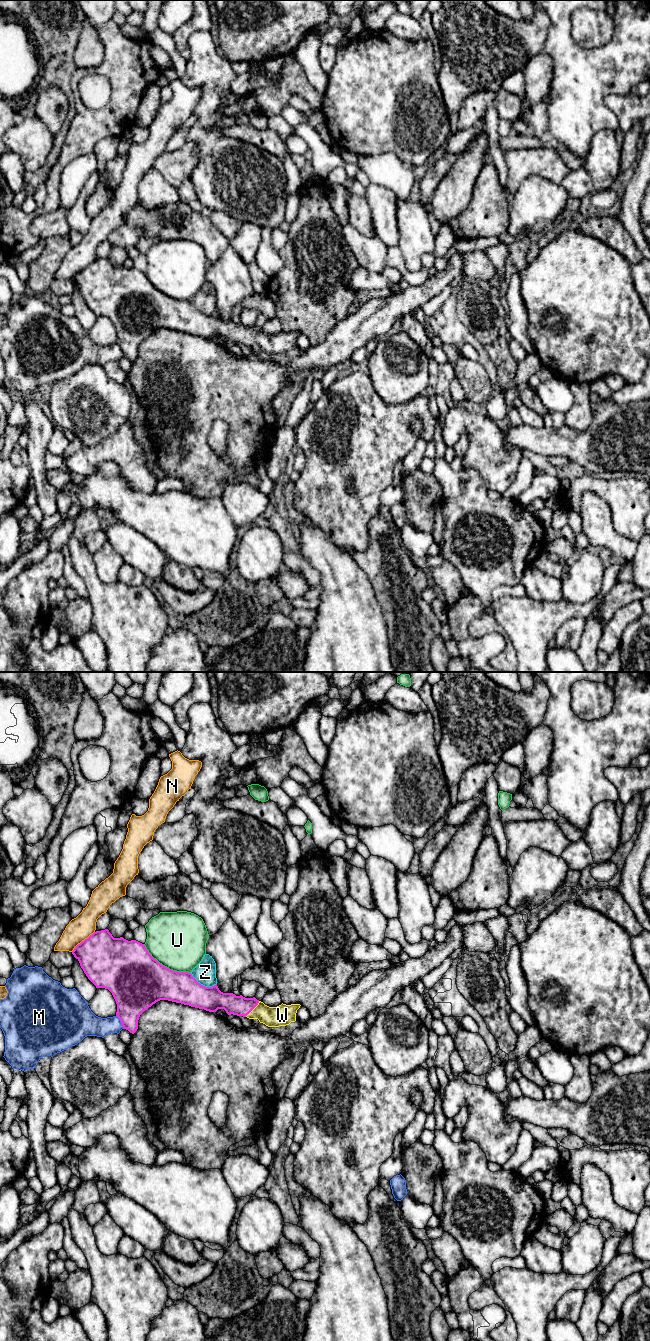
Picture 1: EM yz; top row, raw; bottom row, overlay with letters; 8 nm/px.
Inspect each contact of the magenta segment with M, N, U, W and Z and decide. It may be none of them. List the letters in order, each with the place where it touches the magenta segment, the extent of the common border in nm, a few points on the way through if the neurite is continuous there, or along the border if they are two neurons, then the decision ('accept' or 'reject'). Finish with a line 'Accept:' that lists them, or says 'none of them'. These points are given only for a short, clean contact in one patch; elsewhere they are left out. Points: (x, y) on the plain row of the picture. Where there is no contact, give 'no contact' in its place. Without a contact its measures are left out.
M: contact yz (121, 350); length 130 nm; reject
N: contact yz (82, 269); length 260 nm; reject
U: contact yz (164, 294); length 440 nm; reject
W: contact yz (252, 337); length 170 nm; way yz (237, 333), (252, 337), (266, 343), (282, 343); accept
Z: contact yz (202, 313); length 240 nm; reject
Accept: W

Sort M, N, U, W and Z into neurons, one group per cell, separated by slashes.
M / N / U / W / Z

